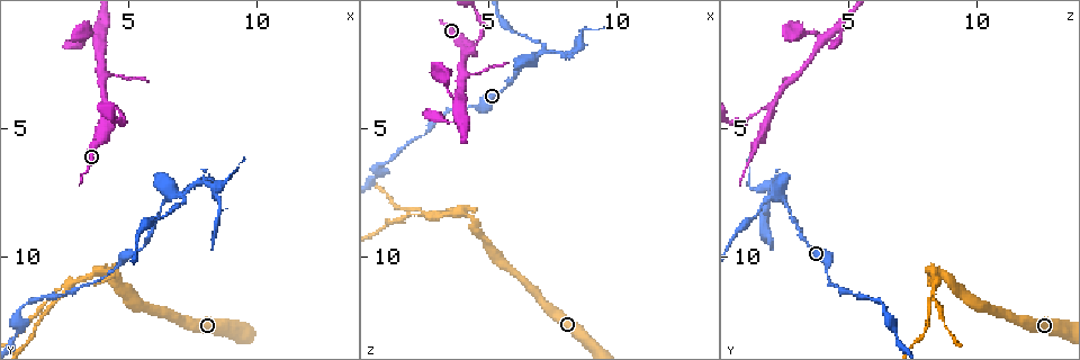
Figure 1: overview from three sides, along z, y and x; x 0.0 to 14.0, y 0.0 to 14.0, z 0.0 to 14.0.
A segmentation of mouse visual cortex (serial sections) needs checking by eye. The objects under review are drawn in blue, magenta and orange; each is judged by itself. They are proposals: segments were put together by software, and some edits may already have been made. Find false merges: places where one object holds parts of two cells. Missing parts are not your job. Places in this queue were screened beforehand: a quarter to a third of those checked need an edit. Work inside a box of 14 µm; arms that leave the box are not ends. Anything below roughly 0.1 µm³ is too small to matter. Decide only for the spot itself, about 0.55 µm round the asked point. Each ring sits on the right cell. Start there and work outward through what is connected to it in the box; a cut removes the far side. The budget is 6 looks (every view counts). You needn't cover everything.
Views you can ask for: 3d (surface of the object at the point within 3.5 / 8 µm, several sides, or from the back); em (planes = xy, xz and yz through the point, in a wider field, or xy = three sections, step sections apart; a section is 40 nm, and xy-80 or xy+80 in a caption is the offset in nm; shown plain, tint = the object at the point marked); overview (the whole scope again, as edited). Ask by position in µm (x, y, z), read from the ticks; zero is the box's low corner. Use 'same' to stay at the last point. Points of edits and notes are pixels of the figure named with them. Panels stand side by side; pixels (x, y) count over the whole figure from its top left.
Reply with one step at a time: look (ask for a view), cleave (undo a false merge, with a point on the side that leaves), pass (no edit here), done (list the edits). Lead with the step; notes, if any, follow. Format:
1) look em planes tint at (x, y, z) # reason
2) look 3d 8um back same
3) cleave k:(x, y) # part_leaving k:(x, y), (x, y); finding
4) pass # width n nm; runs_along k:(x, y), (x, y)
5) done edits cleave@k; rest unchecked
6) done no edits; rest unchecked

look 3d 3.5um at (6.6, 7.6, 2.3) # sharp bend

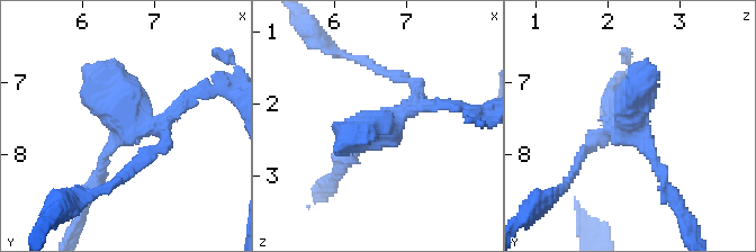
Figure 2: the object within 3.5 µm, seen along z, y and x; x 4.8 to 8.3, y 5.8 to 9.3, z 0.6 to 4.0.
cleave 2:(147, 156) # a second cell is stuck on

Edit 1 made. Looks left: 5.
look 3d 3.5um at (4.2, 4.2, 2.1) # three-way junction

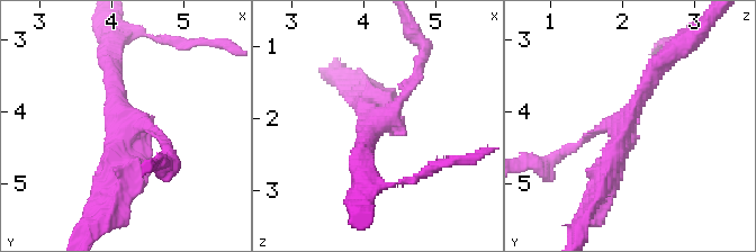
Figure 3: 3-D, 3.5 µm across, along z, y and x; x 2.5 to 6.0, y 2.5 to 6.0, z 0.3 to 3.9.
look em planes tint at (4.25, 4.25, 2.00) # arms 3; arm_widths 100, 250, 350 nm; shape alone is not enough

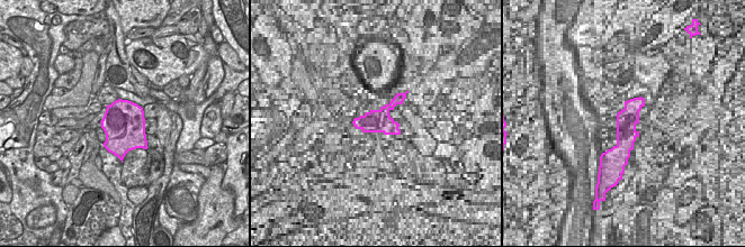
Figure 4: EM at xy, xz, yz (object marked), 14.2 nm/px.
pass # runs_along 3:(595, 198), (658, 66); all the same cell

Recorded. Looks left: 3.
look 3d 3.5um at (3.8, 1.6, 4.1) # side arm on a straight run

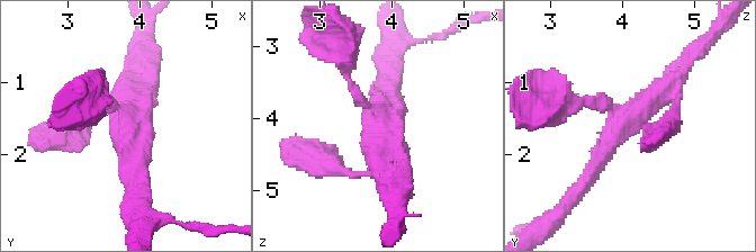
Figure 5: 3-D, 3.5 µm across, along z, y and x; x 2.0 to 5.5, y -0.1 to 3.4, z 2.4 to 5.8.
look em xy step 1 tint at (3.80, 1.55, 4.05) # arms 3; arm_widths 150, 250, 350 nm

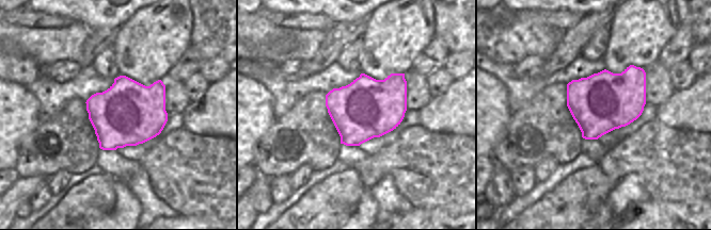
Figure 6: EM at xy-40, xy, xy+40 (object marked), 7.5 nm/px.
look em xy step 5 tint same

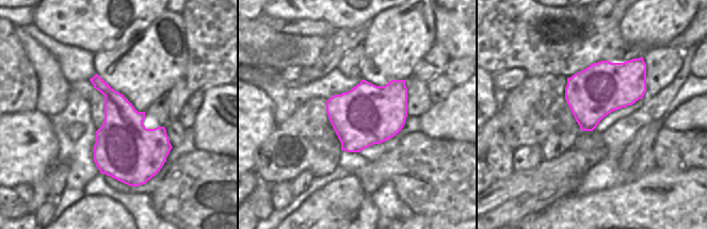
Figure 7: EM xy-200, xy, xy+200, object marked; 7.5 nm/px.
pass # runs_along 5:(584, 185), (623, 123), (675, 78); all the same cell

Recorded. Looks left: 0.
done edits cleave@2; rest unchecked

